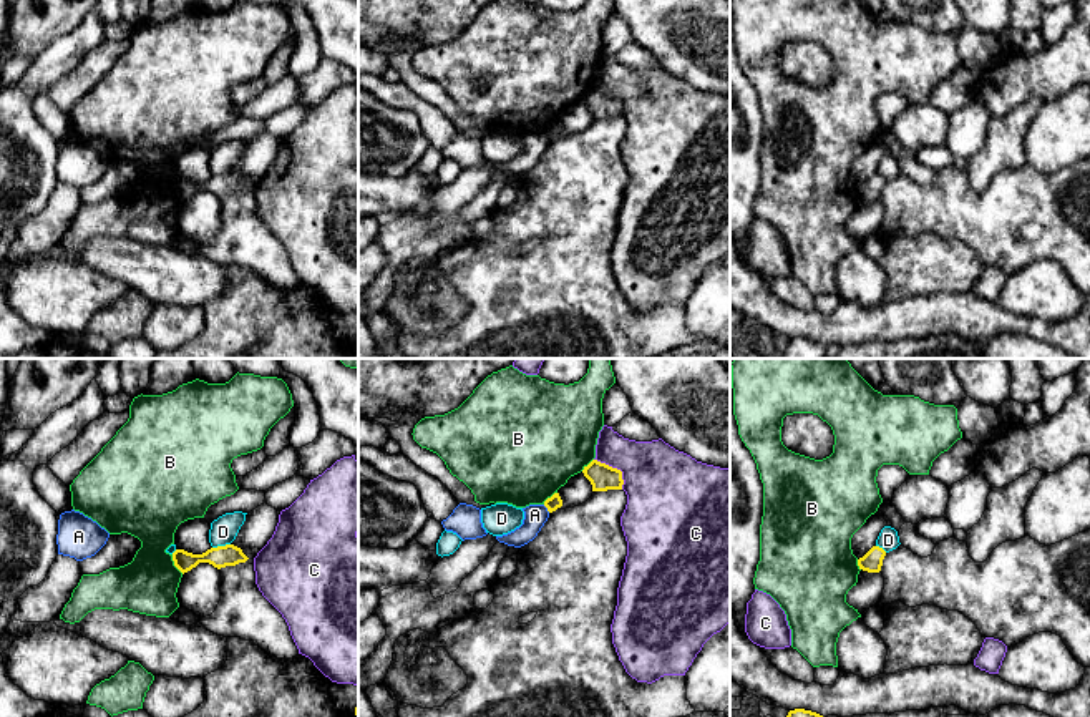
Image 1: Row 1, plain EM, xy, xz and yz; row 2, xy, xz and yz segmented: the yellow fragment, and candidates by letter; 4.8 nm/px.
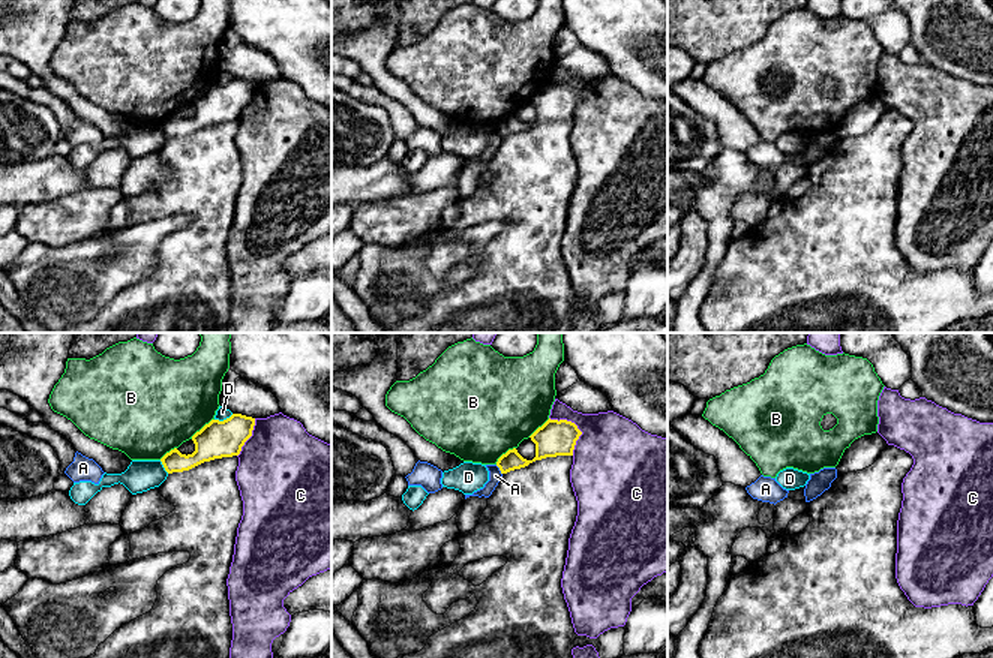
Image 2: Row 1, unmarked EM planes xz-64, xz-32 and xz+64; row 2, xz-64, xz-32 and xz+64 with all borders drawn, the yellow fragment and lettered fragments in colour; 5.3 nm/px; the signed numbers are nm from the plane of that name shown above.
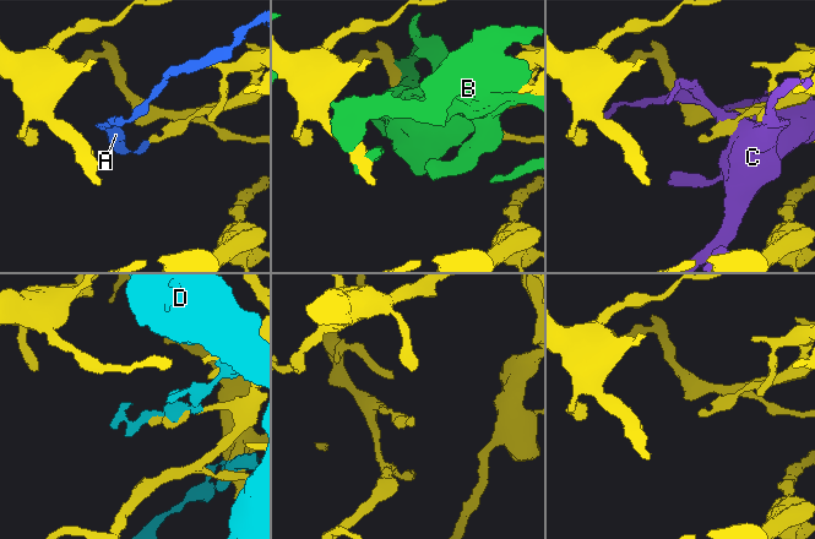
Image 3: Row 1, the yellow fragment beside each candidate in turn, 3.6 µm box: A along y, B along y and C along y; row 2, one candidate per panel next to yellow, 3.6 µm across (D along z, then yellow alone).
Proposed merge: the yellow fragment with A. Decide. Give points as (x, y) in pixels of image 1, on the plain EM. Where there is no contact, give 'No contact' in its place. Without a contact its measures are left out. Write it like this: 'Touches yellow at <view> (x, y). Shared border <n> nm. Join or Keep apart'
Touches yellow at xz (546, 135). Shared border 50 nm. Keep apart

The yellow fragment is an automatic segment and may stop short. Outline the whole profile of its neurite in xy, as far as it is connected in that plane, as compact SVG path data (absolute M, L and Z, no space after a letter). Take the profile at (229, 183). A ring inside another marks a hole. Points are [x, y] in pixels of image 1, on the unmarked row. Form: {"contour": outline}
{"contour": "M234 173L211 176L202 183L192 183L184 178L176 178L173 181L174 194L184 202L196 196L199 191L209 191L214 196L221 198L226 194L236 194L246 191L249 186L242 181L241 176Z"}

